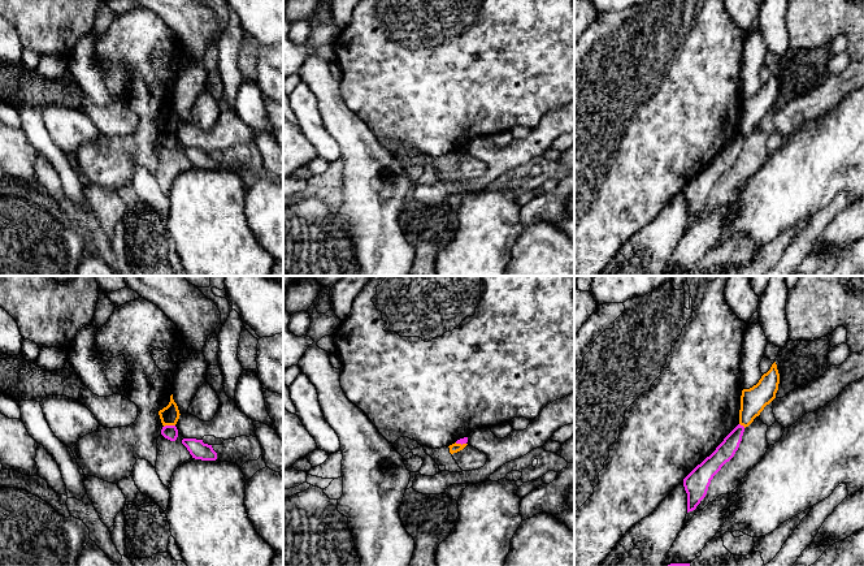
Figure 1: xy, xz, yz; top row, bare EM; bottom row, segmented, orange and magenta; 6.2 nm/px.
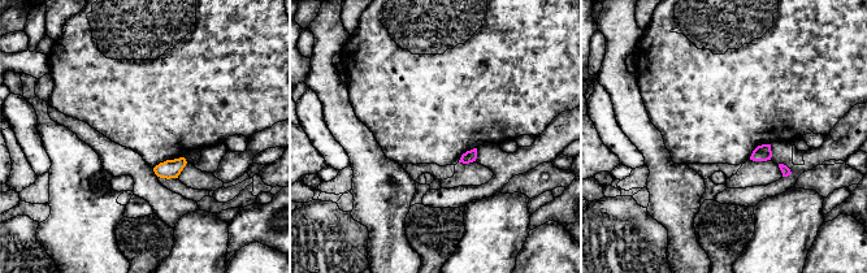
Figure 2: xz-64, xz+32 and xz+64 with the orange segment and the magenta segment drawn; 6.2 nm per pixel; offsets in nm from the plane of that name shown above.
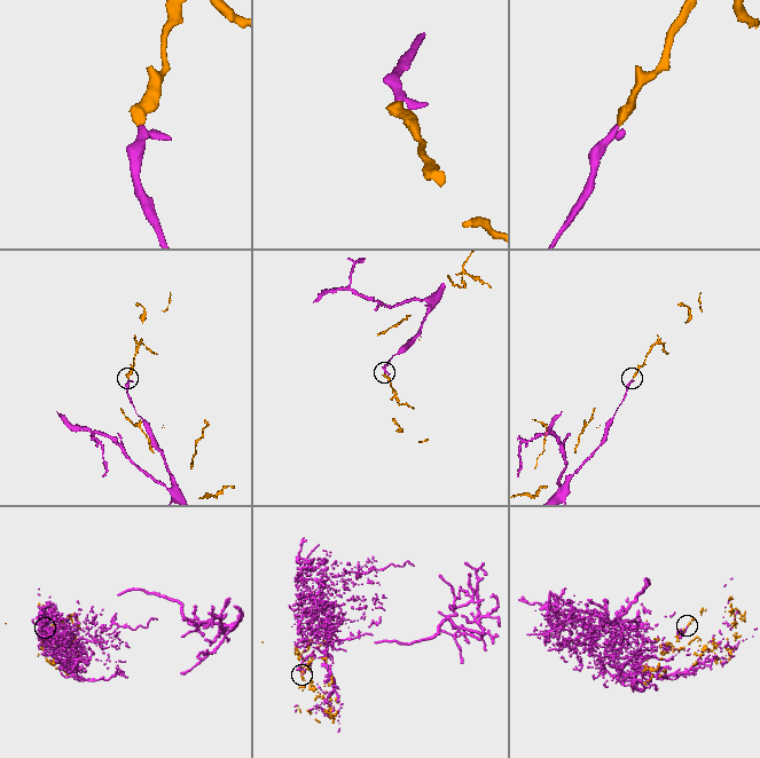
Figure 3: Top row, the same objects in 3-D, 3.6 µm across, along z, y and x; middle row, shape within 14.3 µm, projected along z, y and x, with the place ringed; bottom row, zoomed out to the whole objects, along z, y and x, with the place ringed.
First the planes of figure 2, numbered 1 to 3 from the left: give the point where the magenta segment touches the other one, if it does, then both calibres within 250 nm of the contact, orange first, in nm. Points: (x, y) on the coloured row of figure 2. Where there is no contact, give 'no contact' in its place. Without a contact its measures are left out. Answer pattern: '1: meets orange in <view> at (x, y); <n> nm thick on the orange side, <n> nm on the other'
1: no contact
2: no contact
3: no contact

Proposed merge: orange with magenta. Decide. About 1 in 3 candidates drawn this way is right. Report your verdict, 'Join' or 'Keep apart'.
Keep apart

